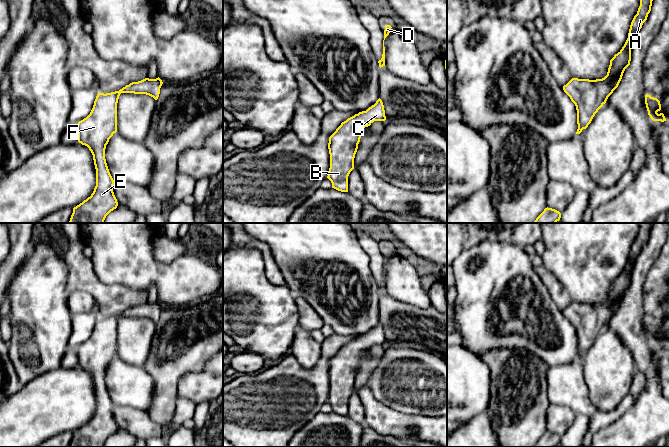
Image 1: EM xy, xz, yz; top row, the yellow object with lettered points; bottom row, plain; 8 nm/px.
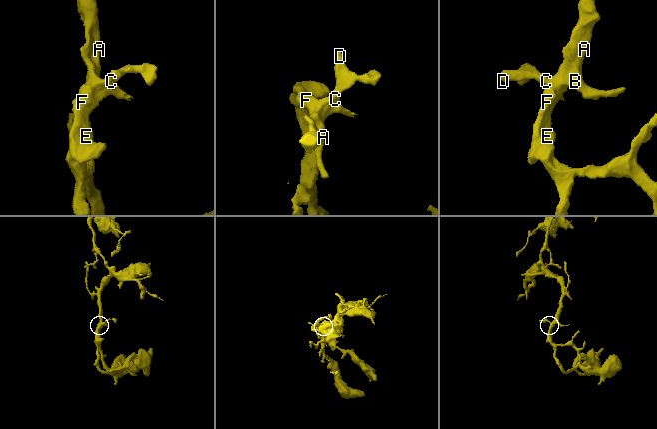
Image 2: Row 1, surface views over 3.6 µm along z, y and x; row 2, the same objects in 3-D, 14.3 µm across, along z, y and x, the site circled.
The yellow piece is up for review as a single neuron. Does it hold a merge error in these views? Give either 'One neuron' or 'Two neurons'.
One neuron

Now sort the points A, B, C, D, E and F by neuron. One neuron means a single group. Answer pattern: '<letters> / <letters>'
A B C D E F

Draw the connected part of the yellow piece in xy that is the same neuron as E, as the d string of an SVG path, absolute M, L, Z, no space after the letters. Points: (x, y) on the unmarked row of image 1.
M159 301L156 303L145 302L138 306L132 306L119 315L106 318L99 316L90 338L75 349L78 355L78 366L87 370L93 379L96 393L96 410L90 421L73 432L69 447L104 447L106 440L117 432L118 426L113 416L114 404L106 387L105 373L109 363L117 356L117 327L119 320L121 317L146 318L157 324L162 308L163 306Z

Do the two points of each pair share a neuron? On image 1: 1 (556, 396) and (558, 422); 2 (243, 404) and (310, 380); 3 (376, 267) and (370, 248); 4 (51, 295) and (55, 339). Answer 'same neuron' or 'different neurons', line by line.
1: different neurons
2: same neuron
3: same neuron
4: same neuron

